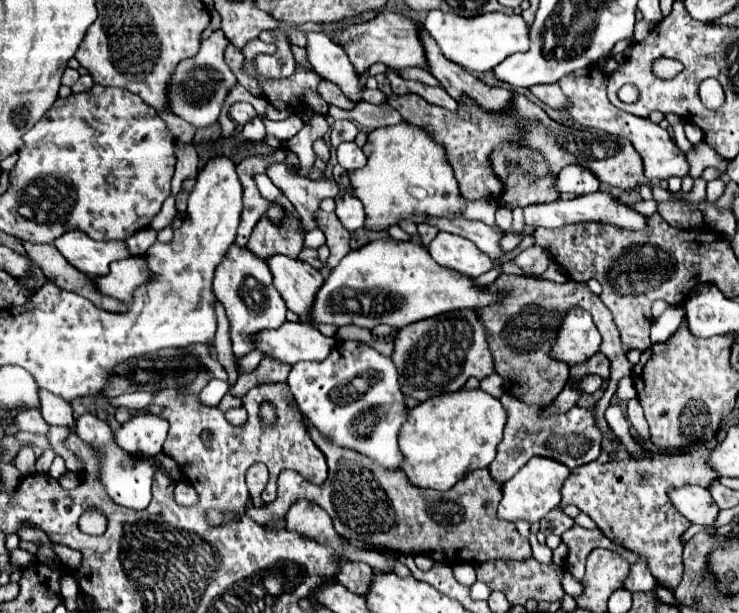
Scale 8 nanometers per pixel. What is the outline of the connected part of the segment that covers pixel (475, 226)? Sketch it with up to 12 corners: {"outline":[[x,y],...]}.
{"outline":[[436,219],[428,223],[440,231],[474,241],[494,261],[500,247],[502,229],[470,219]]}

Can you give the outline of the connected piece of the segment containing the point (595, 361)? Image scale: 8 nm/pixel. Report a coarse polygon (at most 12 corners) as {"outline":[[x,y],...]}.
{"outline":[[596,353],[586,365],[574,365],[578,377],[594,373],[610,379],[610,361]]}

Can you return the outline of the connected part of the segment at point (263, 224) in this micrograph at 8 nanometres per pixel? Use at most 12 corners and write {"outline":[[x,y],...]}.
{"outline":[[286,213],[274,229],[260,219],[248,249],[260,259],[278,253],[296,259],[304,247],[300,223]]}

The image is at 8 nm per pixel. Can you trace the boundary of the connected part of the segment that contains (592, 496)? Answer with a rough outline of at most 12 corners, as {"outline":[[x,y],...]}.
{"outline":[[710,449],[612,455],[572,469],[576,505],[676,589],[690,521],[670,487],[708,489]]}

